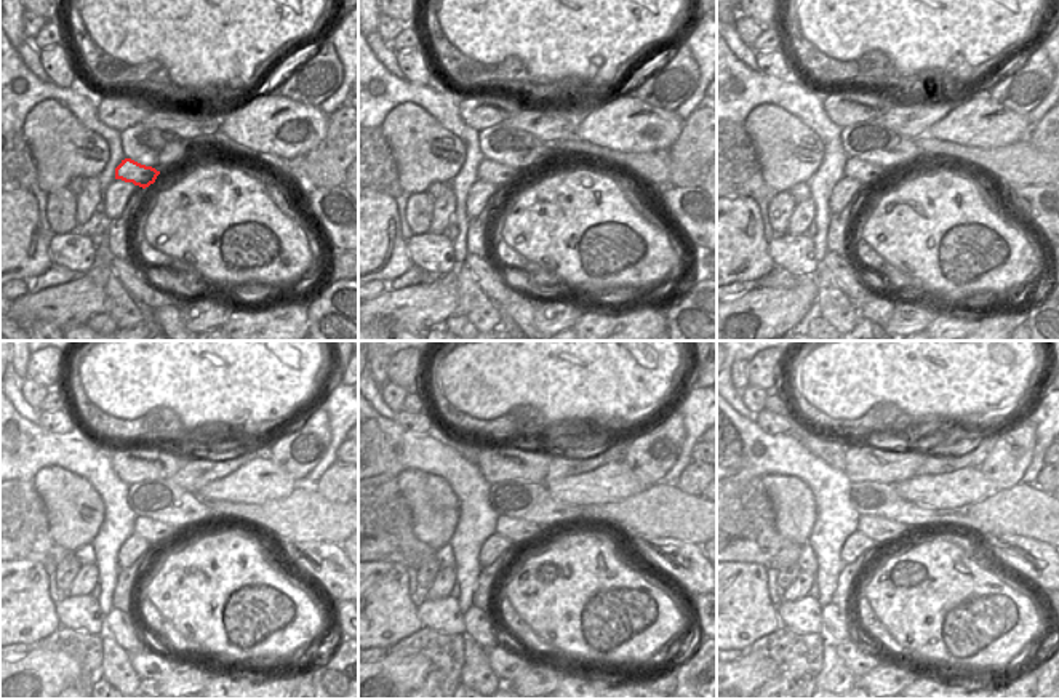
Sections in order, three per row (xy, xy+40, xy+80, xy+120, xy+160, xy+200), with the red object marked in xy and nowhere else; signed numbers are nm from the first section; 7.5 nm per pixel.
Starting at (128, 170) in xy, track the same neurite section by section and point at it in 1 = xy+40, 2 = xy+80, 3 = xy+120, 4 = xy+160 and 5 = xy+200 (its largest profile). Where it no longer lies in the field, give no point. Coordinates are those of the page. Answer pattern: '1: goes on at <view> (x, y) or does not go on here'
1: goes on at xy+40 (490, 171)
2: goes on at xy+80 (906, 154)
3: goes on at xy+120 (192, 512)
4: goes on at xy+160 (551, 514)
5: goes on at xy+200 (877, 528)

